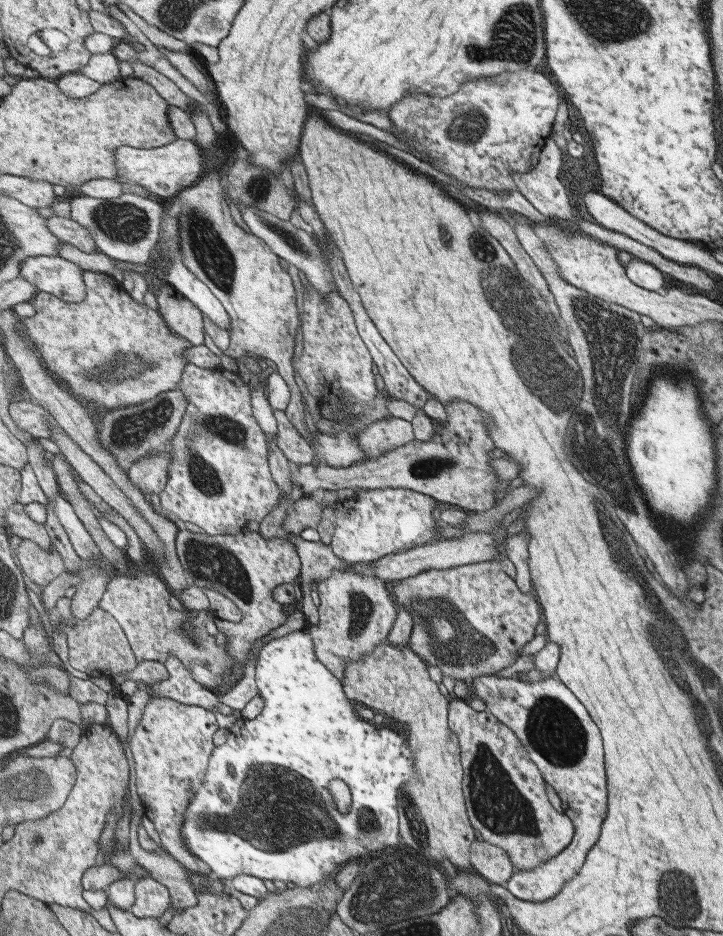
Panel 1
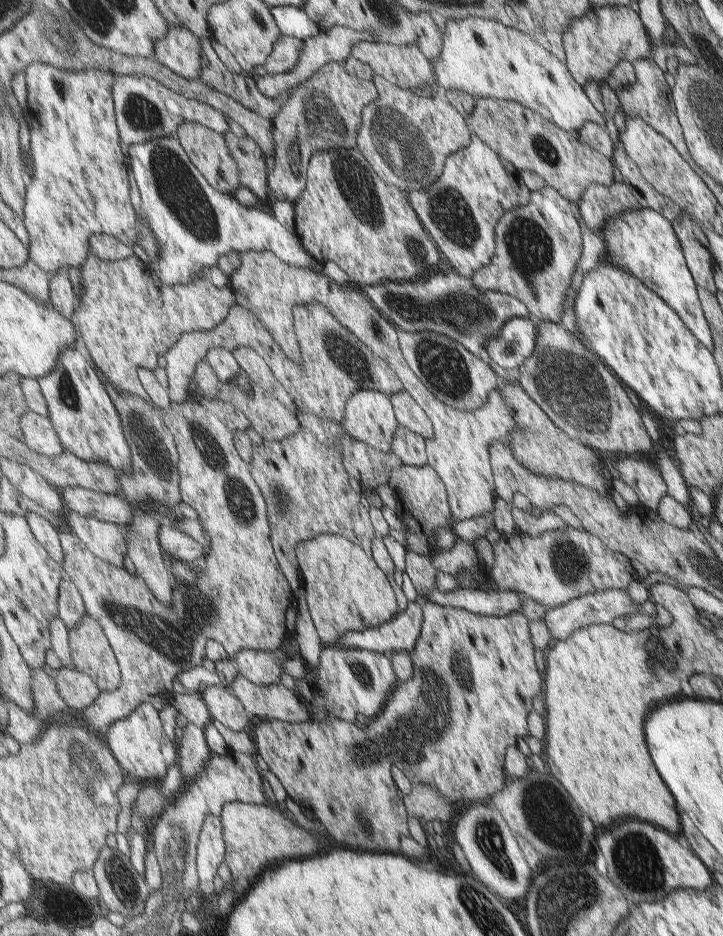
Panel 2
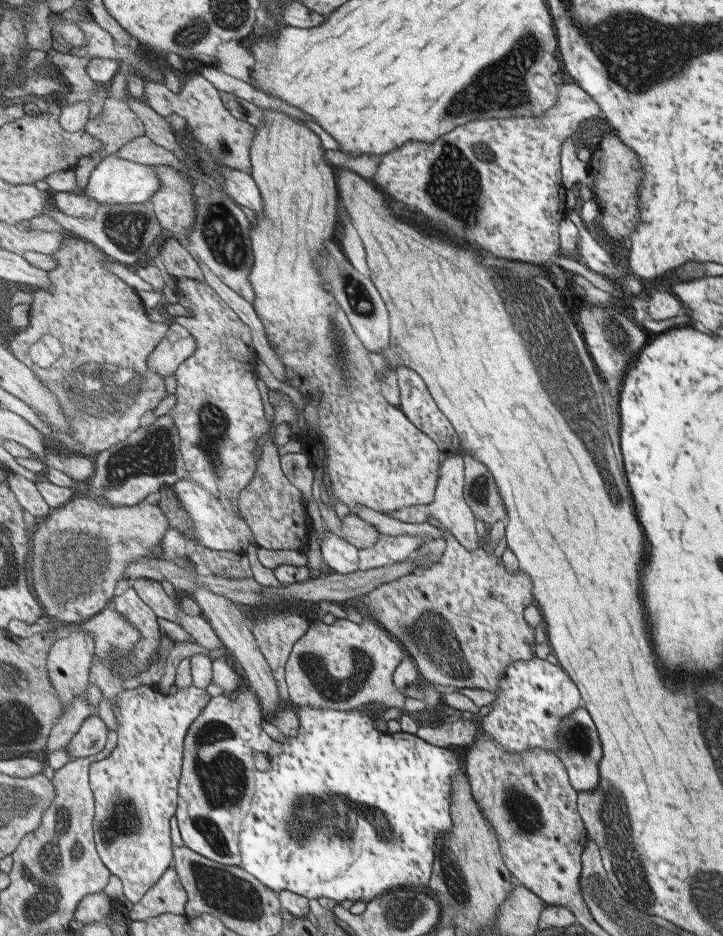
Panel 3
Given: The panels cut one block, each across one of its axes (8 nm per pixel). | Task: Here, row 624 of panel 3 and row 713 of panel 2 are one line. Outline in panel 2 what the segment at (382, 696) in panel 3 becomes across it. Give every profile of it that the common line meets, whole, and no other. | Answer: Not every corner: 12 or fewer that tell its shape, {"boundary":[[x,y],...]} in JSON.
{"boundary":[[325,644],[297,680],[316,722],[375,716],[395,682],[391,657]]}

